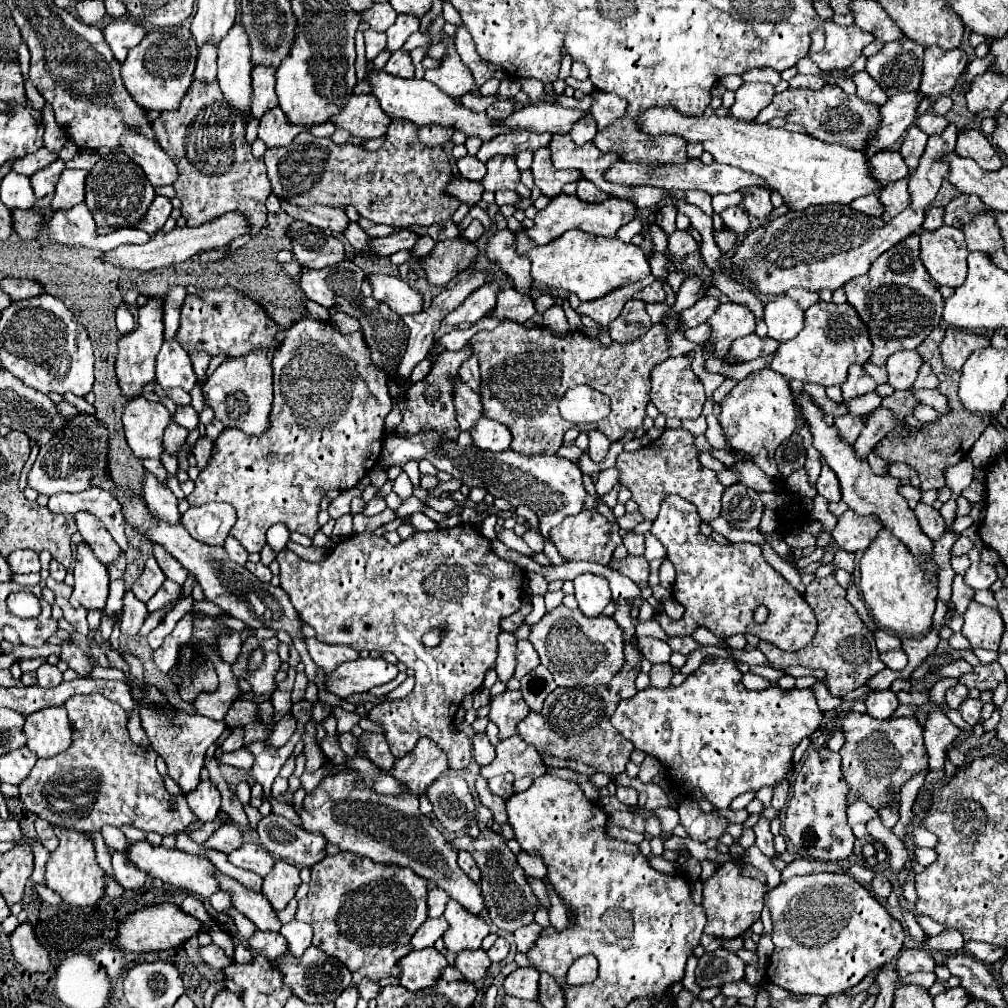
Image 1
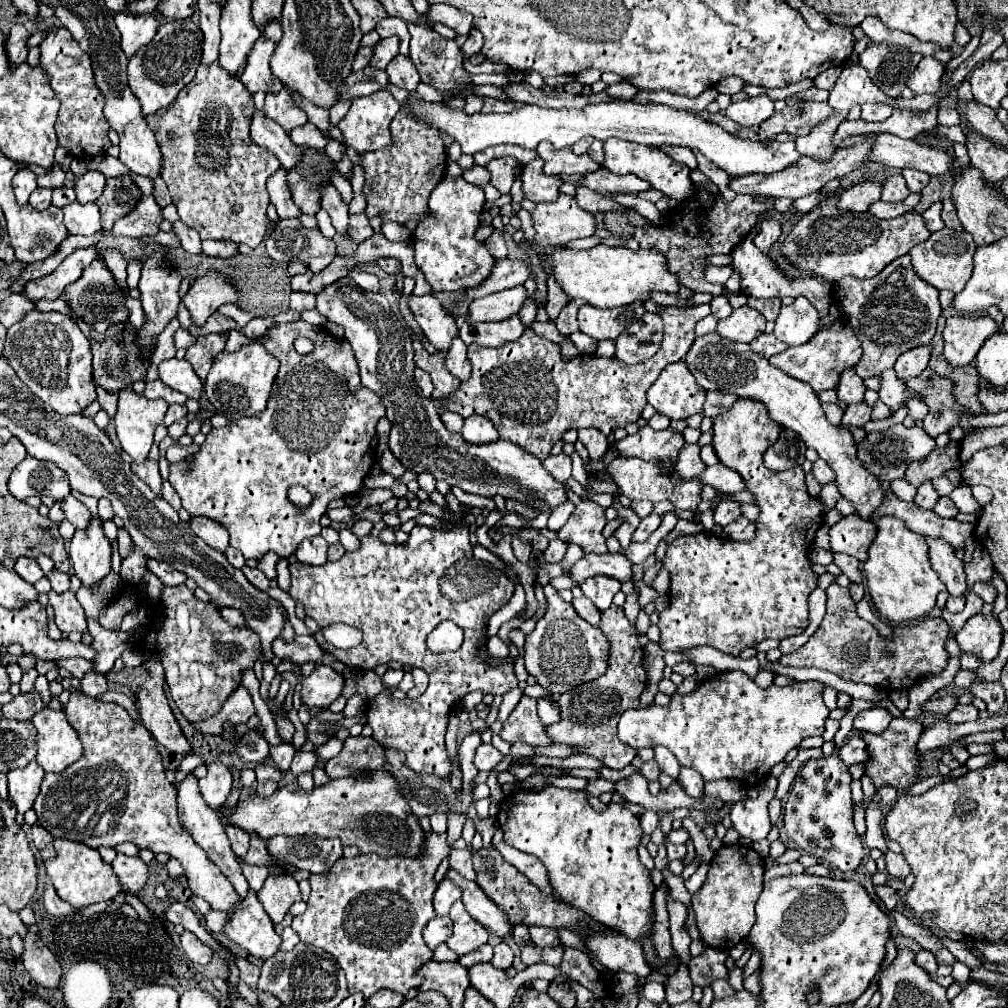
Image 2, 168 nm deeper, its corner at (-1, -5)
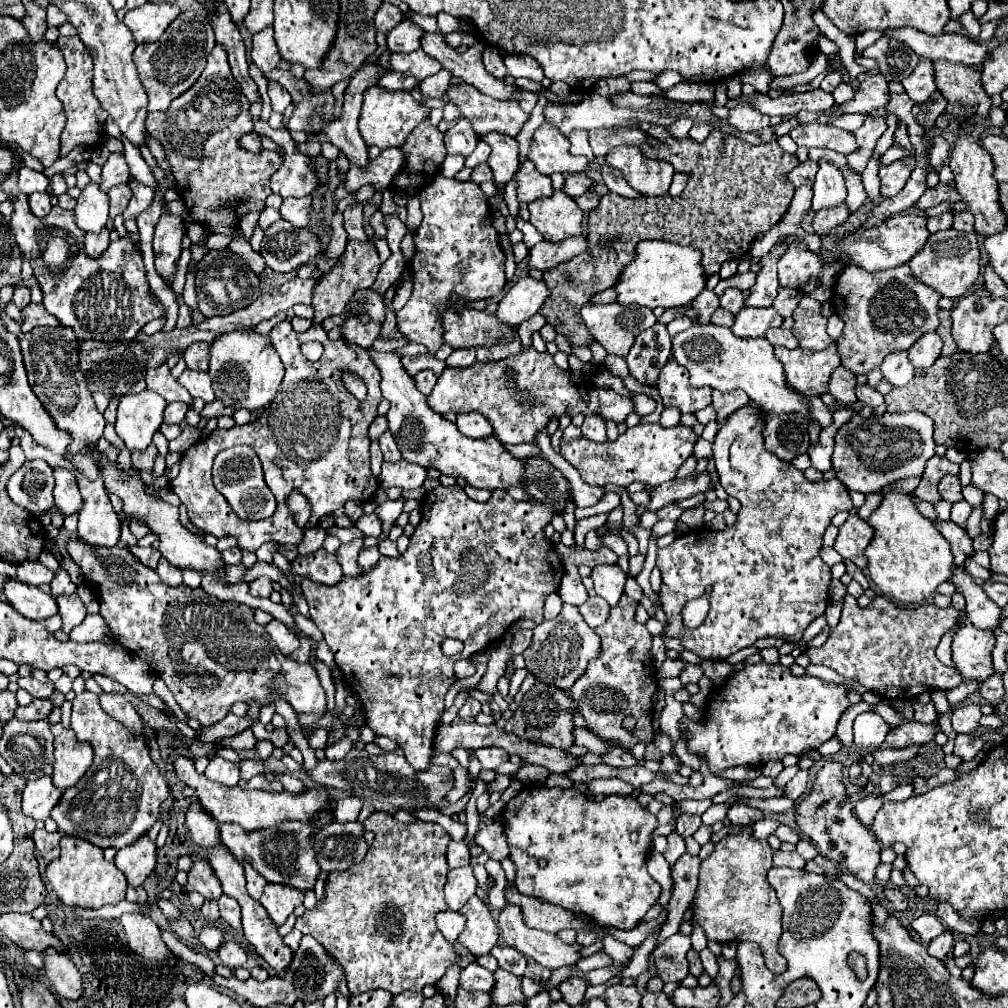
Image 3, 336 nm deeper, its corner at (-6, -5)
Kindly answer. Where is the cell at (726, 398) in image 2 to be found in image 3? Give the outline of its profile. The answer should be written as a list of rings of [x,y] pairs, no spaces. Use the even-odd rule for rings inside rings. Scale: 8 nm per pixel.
[[[714,390],[714,394],[712,394],[712,406],[718,412],[718,422],[720,424],[726,422],[732,412],[736,412],[738,408],[744,408],[748,404],[750,404],[748,394],[744,394],[740,390],[732,390],[732,392]]]

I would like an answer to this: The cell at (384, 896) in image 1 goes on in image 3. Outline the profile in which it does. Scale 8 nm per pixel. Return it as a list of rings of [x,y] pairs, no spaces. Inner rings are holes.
[[[374,812],[370,818],[364,820],[364,826],[374,832],[374,844],[372,844],[372,848],[368,850],[366,858],[364,858],[362,862],[354,864],[352,868],[344,870],[344,872],[332,872],[330,878],[328,878],[328,884],[326,884],[326,900],[324,900],[324,902],[318,902],[316,908],[304,912],[304,914],[296,920],[296,928],[298,928],[302,934],[314,936],[328,952],[332,952],[332,954],[336,956],[336,960],[338,960],[338,962],[342,964],[342,968],[346,970],[348,990],[350,990],[352,996],[362,994],[362,992],[368,992],[368,990],[378,990],[378,988],[388,990],[388,992],[392,992],[392,994],[402,994],[402,992],[406,992],[406,990],[410,990],[410,992],[422,992],[422,988],[424,988],[426,984],[436,984],[436,982],[446,974],[448,966],[458,964],[460,970],[462,970],[462,968],[466,968],[470,962],[476,960],[476,956],[472,956],[472,954],[468,954],[468,956],[464,956],[464,958],[458,956],[456,950],[454,950],[454,946],[452,946],[452,942],[448,942],[444,936],[440,936],[440,930],[436,928],[436,920],[434,920],[434,916],[436,916],[438,912],[448,910],[448,906],[446,906],[446,902],[444,902],[444,884],[446,884],[446,874],[448,874],[446,848],[448,848],[450,836],[448,836],[448,832],[446,832],[442,826],[432,824],[432,822],[420,822],[420,820],[418,820],[418,822],[412,822],[412,824],[400,824],[400,822],[396,822],[388,812]]]

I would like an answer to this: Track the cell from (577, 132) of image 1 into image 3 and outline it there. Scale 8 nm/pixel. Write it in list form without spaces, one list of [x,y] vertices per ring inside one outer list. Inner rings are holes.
[[[572,130],[568,134],[568,140],[570,140],[570,154],[574,154],[574,156],[586,156],[590,162],[594,160],[592,148],[588,144],[588,132],[586,130]]]

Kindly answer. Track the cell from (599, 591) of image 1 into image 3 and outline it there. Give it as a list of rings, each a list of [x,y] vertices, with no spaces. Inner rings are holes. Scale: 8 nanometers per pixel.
[[[600,564],[592,568],[592,580],[596,594],[602,596],[610,606],[614,606],[624,592],[626,574],[618,564]]]

